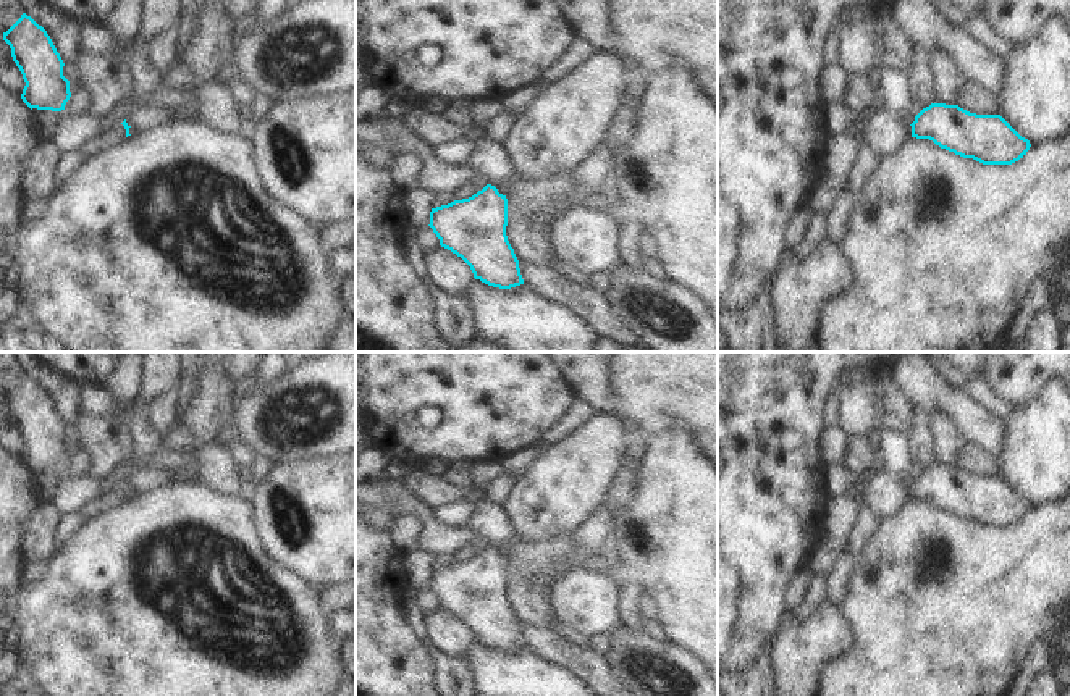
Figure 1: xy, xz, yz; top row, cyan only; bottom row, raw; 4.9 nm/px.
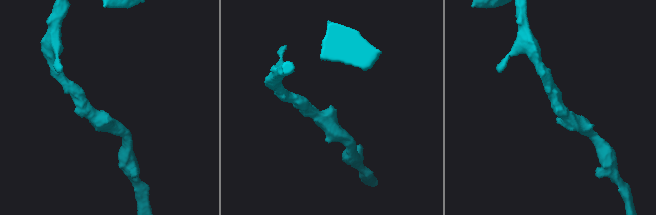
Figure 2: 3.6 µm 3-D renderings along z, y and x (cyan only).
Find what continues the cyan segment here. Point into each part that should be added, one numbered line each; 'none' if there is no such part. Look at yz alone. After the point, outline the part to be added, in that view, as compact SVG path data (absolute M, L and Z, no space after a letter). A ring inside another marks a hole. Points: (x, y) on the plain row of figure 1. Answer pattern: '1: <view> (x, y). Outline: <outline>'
none.

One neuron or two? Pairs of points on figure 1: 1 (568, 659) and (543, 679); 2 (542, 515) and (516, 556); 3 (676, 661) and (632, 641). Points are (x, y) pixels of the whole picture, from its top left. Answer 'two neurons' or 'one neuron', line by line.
1: two neurons
2: two neurons
3: one neuron

